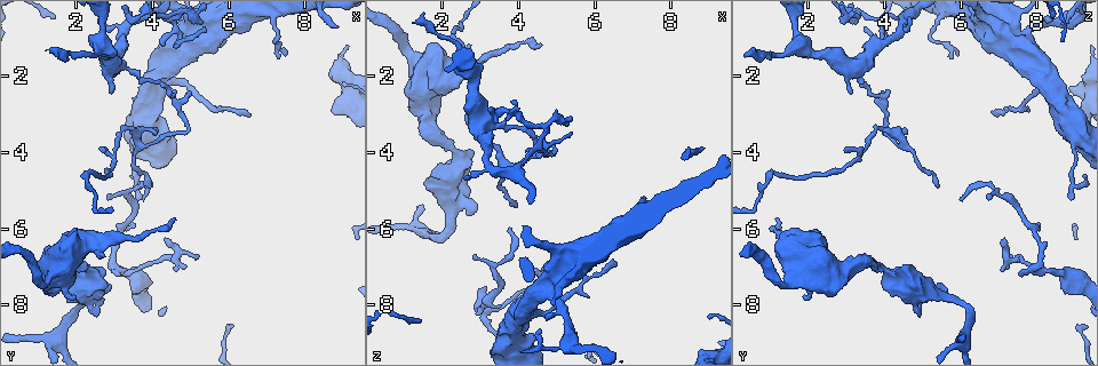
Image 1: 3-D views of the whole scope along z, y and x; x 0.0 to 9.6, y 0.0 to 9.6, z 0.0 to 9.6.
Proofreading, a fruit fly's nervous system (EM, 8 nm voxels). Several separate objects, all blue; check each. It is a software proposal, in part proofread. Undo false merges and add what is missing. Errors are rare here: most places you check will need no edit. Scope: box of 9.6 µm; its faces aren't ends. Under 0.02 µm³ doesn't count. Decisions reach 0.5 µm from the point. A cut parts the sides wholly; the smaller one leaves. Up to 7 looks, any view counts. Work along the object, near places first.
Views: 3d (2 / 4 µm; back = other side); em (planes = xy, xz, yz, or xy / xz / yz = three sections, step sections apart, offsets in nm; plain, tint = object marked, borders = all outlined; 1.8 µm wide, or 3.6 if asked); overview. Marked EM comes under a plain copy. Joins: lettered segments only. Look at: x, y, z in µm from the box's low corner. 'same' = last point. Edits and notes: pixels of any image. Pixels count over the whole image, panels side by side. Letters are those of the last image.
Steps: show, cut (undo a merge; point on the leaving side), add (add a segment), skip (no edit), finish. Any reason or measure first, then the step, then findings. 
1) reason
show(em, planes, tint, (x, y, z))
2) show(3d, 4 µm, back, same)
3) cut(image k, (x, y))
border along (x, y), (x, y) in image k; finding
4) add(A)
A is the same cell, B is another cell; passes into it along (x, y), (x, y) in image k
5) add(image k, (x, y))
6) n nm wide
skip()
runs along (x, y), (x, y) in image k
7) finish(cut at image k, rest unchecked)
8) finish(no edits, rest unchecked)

thick end
show(3d, 4 µm, (2.60, 8.25, 4.90))

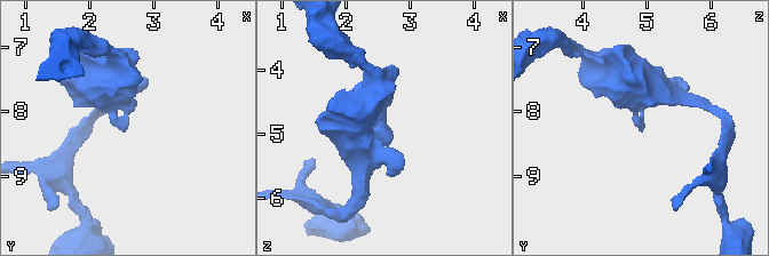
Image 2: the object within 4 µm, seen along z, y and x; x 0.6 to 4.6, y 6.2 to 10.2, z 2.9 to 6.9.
show(em, 3.6 µm, planes, borders, (2.55, 8.20, 4.95))

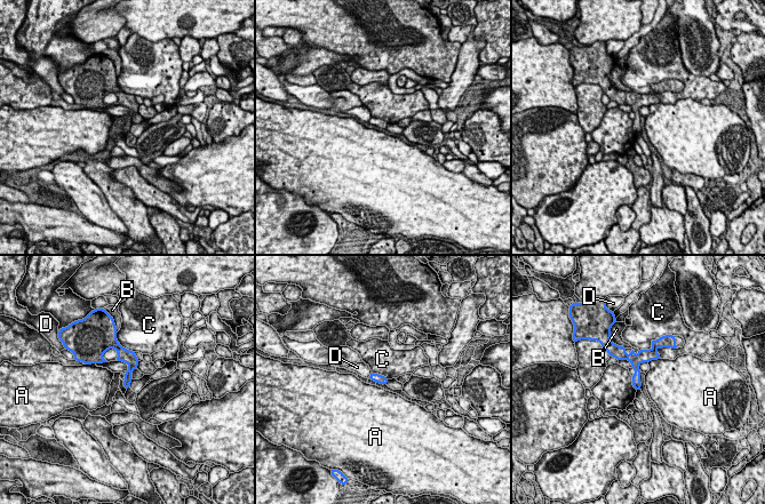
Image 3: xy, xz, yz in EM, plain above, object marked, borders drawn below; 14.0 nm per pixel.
skip()
A, B, C and D are other cells; runs along (650, 352), (637, 364), (637, 385) in image 3; no lettered segment goes on from it

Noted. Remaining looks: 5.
an open end
show(3d, 4 µm, (3.00, 2.40, 3.10))

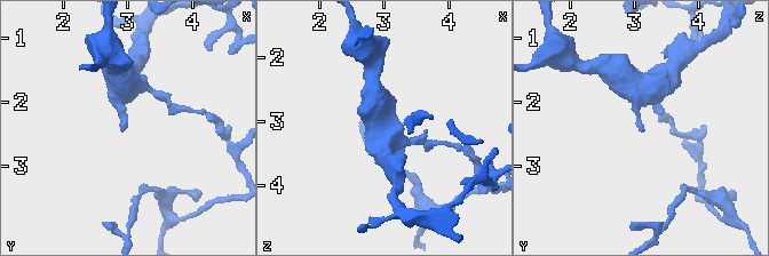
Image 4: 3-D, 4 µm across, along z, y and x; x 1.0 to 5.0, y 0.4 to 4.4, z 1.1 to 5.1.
show(em, yz, step 8, tint, (2.95, 2.40, 3.15))

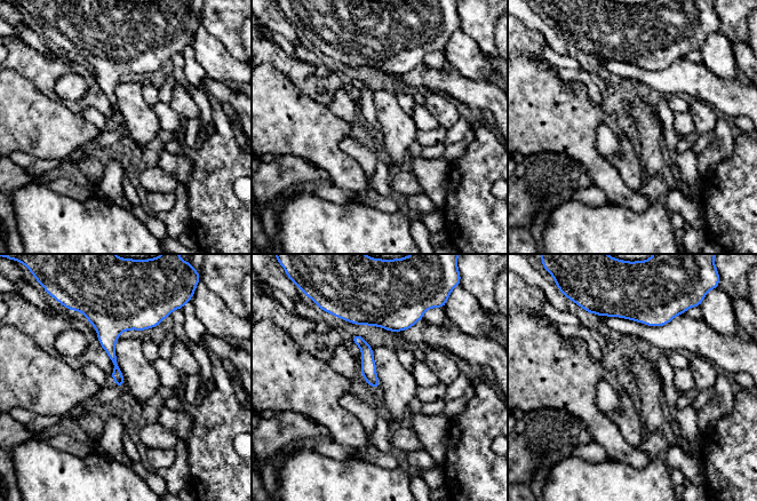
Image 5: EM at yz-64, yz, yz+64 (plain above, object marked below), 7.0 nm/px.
show(em, planes, borders, same)

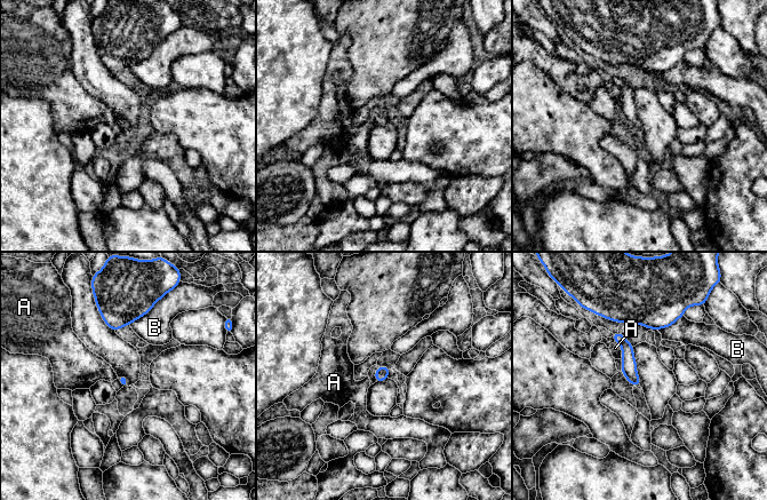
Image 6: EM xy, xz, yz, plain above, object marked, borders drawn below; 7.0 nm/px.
skip()
A and B are other cells; border along (615, 341), (621, 348), (622, 358) in image 6; none of them fits

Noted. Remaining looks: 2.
finish(no edits, rest unchecked)

